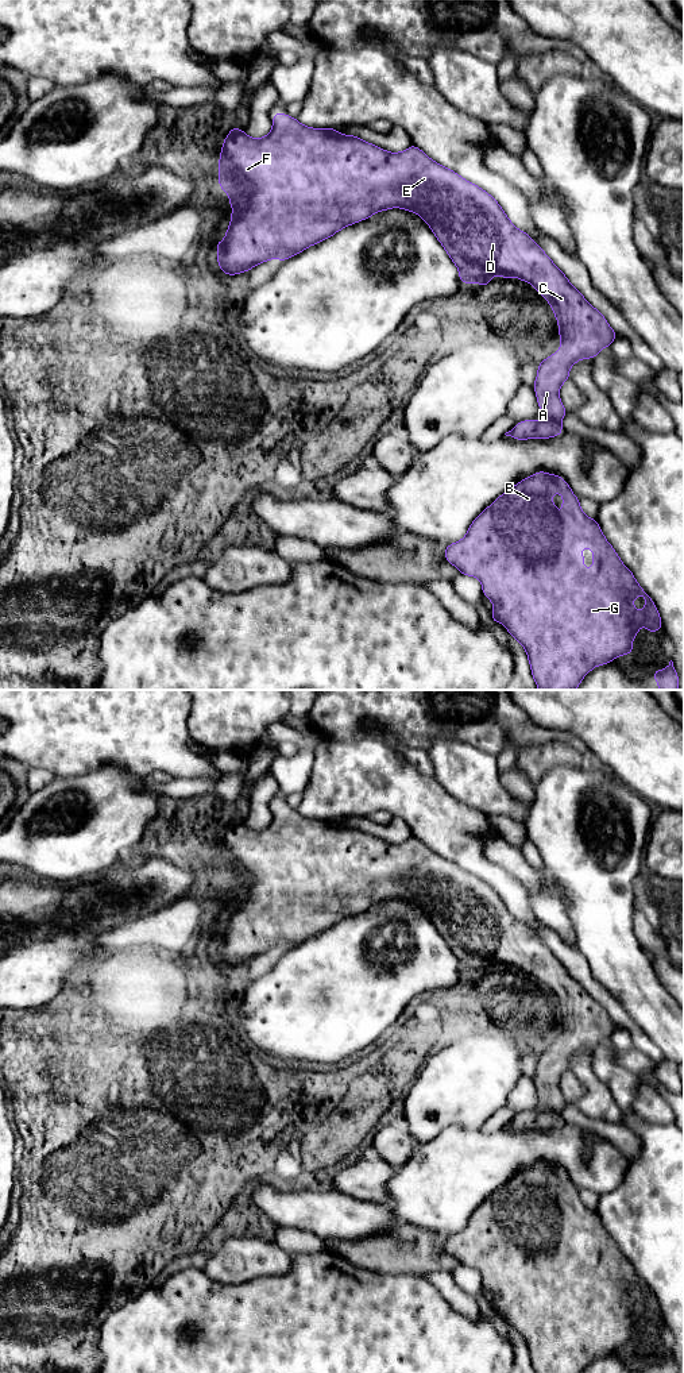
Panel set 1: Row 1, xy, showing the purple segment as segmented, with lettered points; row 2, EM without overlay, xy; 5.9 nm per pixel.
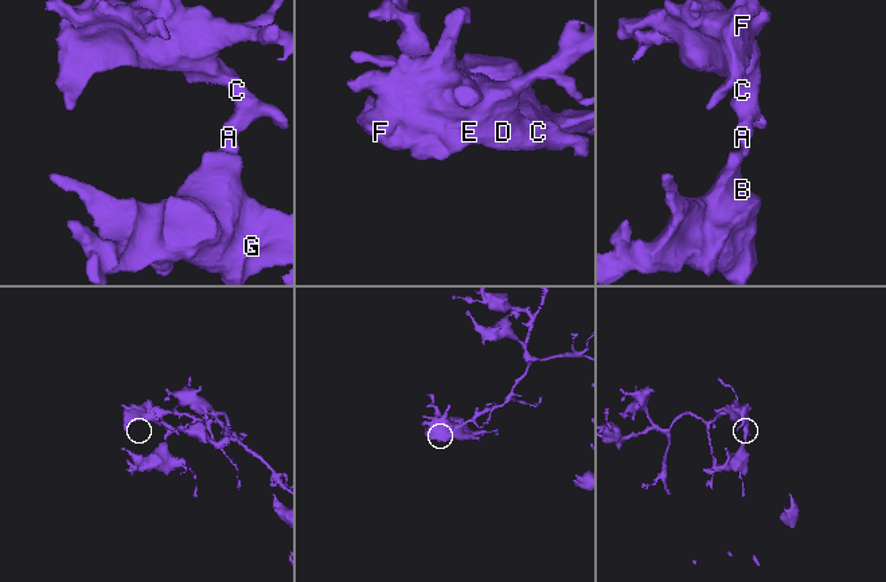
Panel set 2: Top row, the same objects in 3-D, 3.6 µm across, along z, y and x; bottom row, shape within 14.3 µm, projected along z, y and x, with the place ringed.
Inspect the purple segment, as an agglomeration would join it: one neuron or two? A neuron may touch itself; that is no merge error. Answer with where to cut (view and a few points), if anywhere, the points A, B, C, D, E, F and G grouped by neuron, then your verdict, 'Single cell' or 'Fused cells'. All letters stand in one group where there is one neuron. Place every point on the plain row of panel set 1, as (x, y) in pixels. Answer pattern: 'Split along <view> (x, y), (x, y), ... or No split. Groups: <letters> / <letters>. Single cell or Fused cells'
No split. Groups: A B C D E F G. Single cell

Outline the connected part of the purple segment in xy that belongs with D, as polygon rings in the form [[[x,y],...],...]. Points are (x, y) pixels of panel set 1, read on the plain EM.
[[[275,803],[273,819],[264,829],[254,830],[233,818],[224,830],[219,852],[219,876],[229,887],[233,903],[223,933],[216,933],[217,954],[227,967],[236,967],[273,949],[286,952],[305,940],[333,927],[337,922],[371,909],[375,903],[402,899],[414,903],[433,922],[456,959],[463,975],[487,977],[494,967],[509,971],[515,968],[533,976],[554,1003],[561,1030],[560,1042],[538,1054],[533,1075],[541,1104],[545,1111],[525,1111],[506,1123],[518,1131],[549,1130],[563,1125],[561,1111],[567,1102],[559,1088],[561,1076],[569,1071],[569,1060],[580,1050],[595,1049],[603,1038],[610,1038],[619,1026],[612,1022],[604,1007],[595,1000],[568,972],[544,941],[507,909],[498,892],[478,876],[460,868],[451,860],[432,852],[422,841],[411,836],[401,844],[389,844],[355,826],[341,826],[336,819],[310,819],[290,806]]]

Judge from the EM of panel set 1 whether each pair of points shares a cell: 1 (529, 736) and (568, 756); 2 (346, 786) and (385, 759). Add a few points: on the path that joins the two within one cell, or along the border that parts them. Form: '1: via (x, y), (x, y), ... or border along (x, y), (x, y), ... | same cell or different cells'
1: border along (575, 749), (544, 743), (526, 745), (518, 754) | different cells
2: via (355, 778), (366, 778), (375, 768) | same cell

